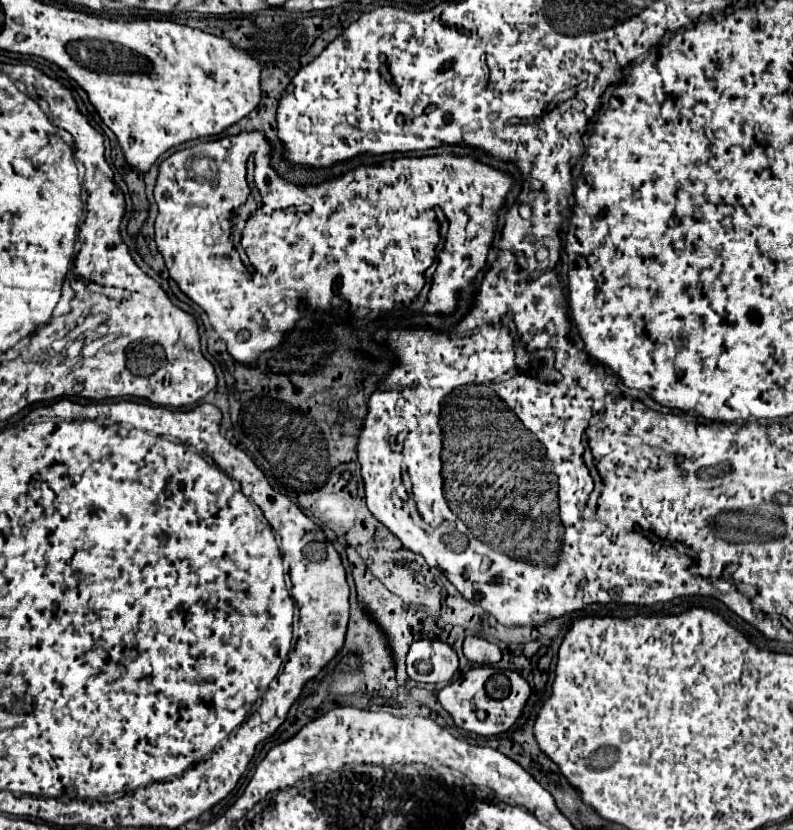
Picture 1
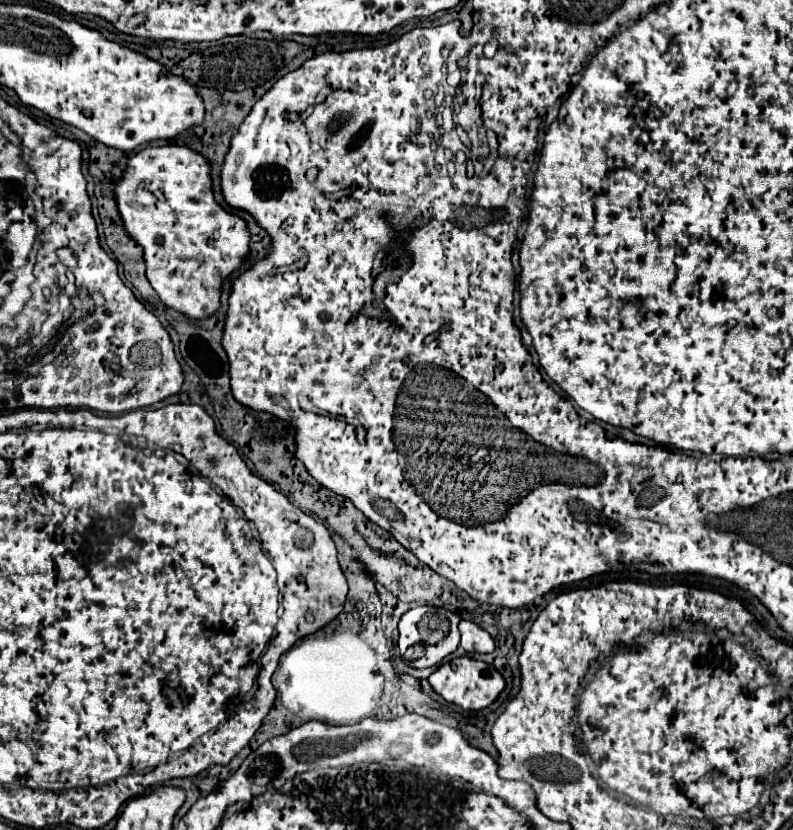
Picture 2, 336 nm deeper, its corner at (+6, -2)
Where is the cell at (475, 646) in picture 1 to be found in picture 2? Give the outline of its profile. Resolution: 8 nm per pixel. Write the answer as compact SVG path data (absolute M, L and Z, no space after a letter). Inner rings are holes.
M463 619L459 623L459 631L461 631L461 647L467 653L493 653L495 643L485 629Z

